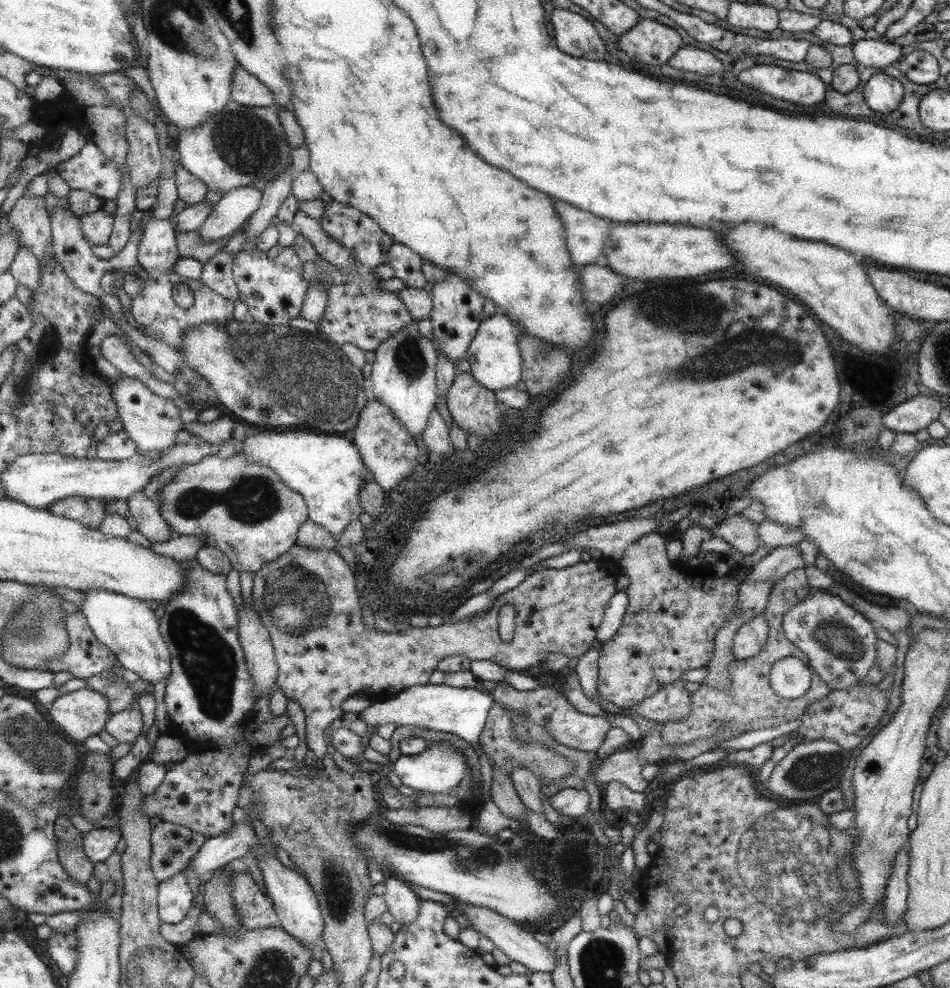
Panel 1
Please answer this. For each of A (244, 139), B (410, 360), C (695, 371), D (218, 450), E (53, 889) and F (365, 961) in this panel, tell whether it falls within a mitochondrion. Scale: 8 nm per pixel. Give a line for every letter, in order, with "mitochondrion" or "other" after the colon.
A: mitochondrion
B: mitochondrion
C: mitochondrion
D: other
E: other
F: other

